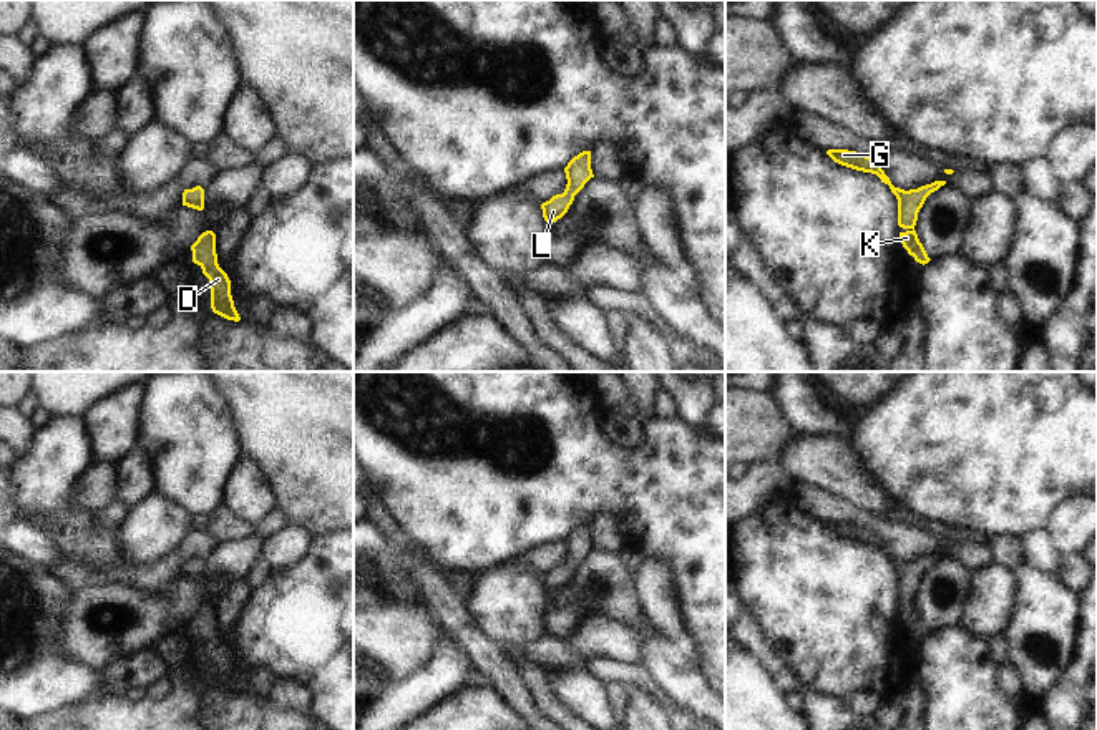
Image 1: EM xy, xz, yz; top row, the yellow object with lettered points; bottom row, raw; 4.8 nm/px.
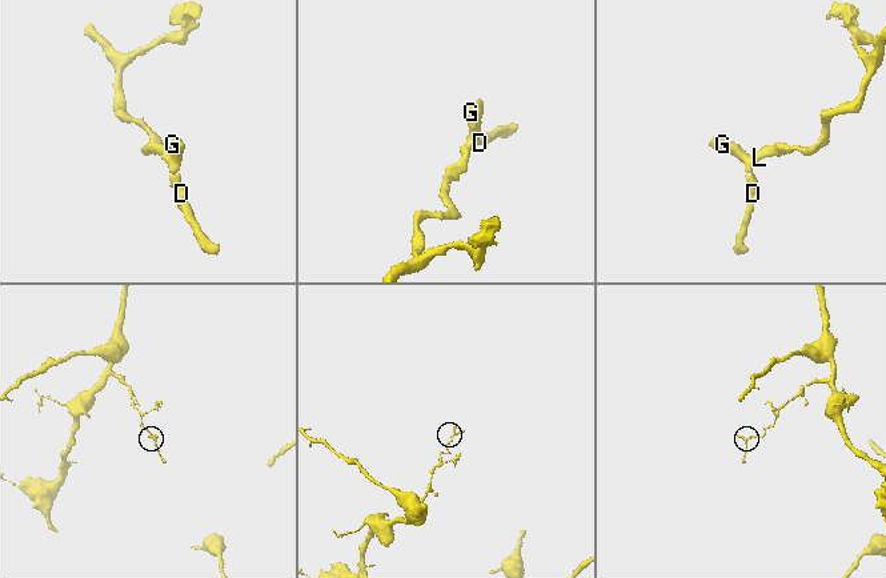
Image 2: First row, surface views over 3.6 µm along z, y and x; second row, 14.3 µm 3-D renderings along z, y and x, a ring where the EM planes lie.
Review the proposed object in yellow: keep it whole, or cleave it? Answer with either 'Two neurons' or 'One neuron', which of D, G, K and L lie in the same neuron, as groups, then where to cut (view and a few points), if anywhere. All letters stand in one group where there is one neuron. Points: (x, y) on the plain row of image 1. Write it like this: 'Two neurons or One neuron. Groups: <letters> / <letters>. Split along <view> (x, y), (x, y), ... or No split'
One neuron. Groups: D G K L. No split.

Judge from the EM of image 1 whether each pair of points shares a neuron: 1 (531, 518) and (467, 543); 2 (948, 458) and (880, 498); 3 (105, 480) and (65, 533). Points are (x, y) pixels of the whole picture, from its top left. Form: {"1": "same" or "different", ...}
{"1": "same", "2": "different", "3": "different"}

